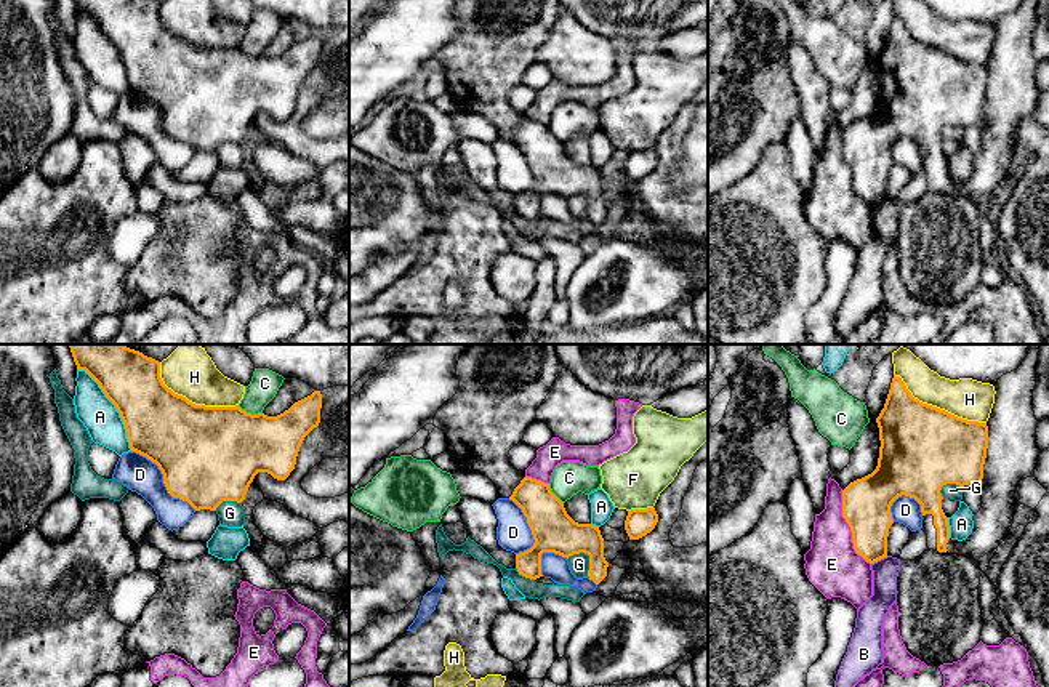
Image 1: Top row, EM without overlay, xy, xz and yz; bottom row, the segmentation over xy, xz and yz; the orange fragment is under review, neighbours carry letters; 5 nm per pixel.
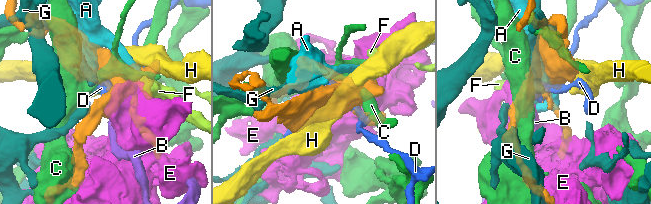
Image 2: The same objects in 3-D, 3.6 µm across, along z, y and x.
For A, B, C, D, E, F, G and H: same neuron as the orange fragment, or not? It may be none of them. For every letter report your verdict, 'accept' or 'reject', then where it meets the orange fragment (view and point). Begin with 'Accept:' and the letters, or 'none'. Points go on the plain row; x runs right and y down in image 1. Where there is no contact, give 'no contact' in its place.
Accept: none
A: reject; contact xy (116, 48)
B: reject; contact yz (880, 200)
C: reject; contact xy (250, 55)
D: reject; contact xy (164, 122)
E: reject; contact yz (851, 170)
F: reject; contact xz (639, 151)
G: reject; contact xz (590, 199)
H: reject; contact yz (936, 48)

